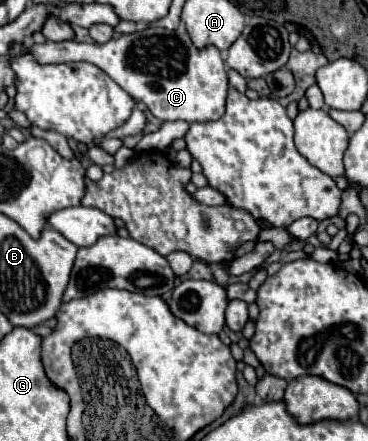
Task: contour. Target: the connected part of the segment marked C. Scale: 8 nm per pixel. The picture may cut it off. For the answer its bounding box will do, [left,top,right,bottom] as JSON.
[24,27,228,121]

